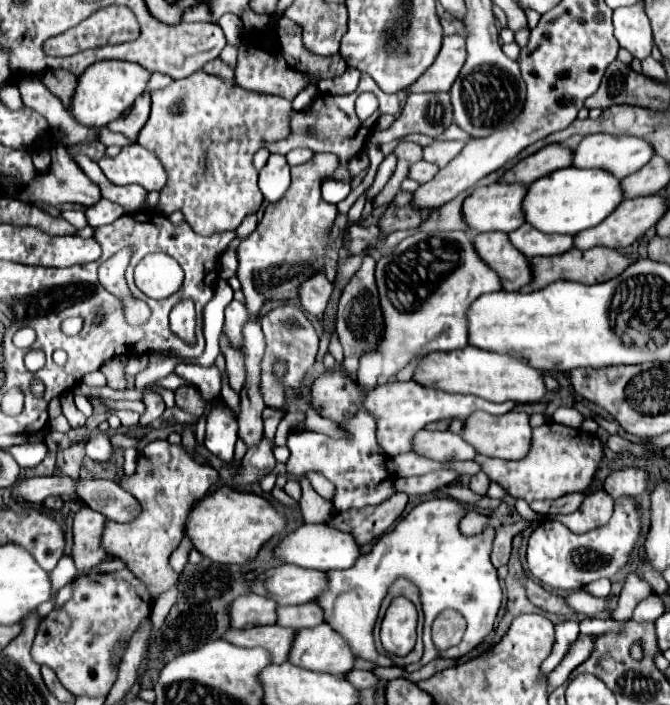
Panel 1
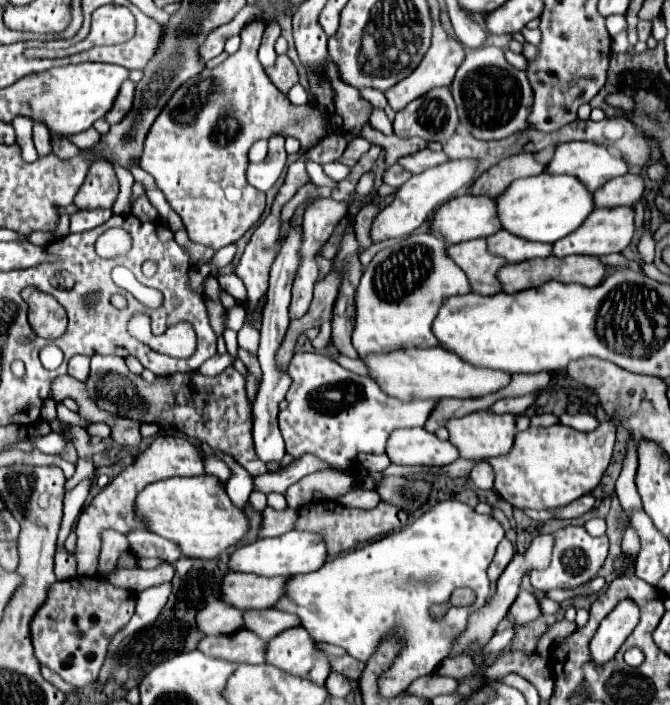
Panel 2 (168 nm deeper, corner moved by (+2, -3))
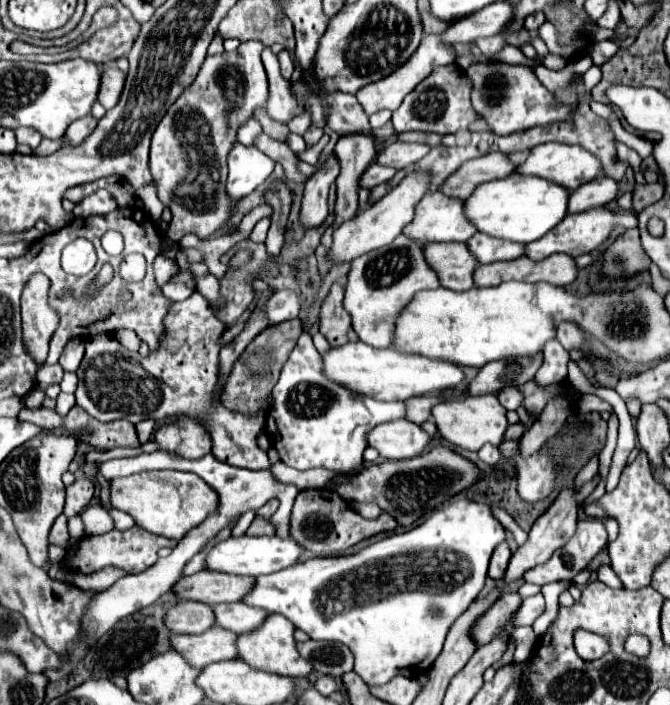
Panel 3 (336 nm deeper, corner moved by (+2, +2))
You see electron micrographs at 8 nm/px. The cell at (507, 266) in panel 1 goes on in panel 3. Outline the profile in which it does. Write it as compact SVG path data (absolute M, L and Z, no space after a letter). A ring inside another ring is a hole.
M427 243L425 247L427 263L439 271L443 287L453 291L467 291L475 287L473 273L479 261L465 243Z

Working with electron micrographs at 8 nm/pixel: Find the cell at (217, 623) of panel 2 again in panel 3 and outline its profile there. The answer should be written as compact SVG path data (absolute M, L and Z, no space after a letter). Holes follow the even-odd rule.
M179 601L167 613L167 625L175 633L205 633L215 625L215 611L201 601Z

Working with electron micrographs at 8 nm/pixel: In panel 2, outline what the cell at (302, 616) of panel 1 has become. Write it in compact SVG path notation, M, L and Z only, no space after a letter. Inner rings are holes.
M275 608L267 610L245 610L243 612L243 628L263 636L263 640L271 640L287 628L299 626L299 618L291 616L289 612L279 612Z

